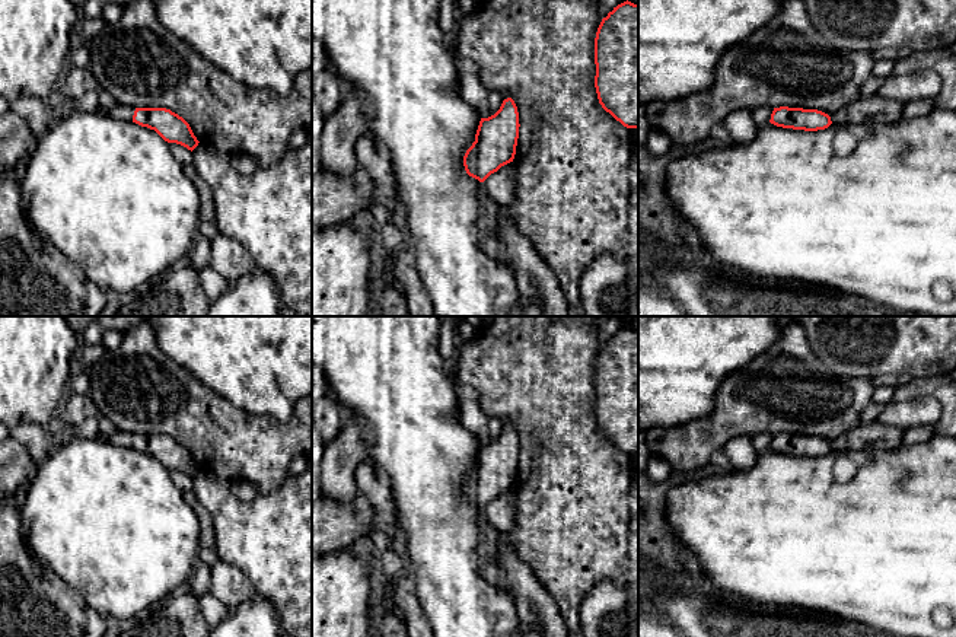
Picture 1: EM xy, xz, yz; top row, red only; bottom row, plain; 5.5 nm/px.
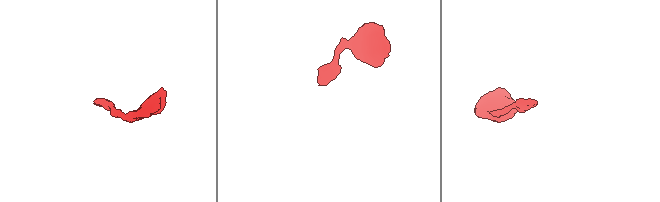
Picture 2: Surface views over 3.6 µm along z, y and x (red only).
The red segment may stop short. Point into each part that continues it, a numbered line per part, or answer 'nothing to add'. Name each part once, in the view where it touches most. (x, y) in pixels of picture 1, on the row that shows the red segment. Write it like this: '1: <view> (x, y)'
1: xy (124, 112)

